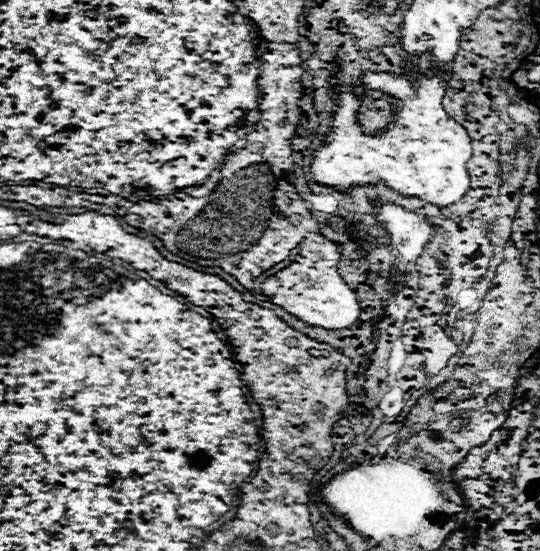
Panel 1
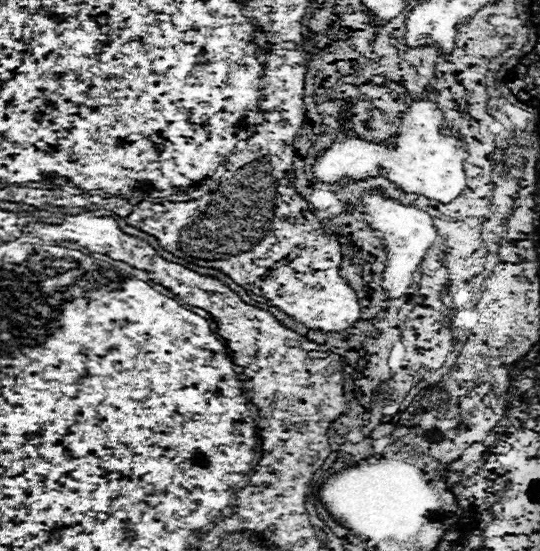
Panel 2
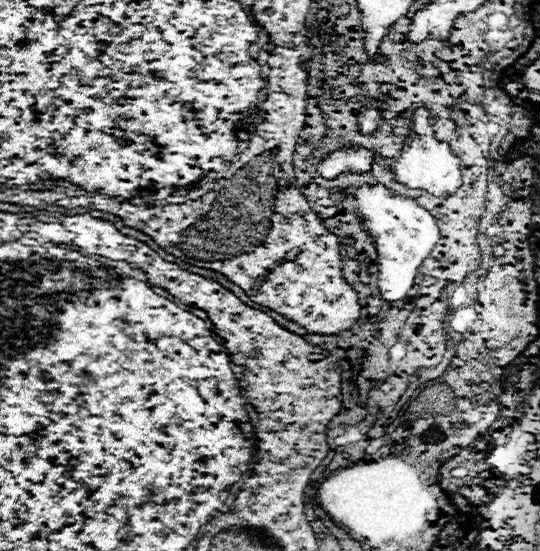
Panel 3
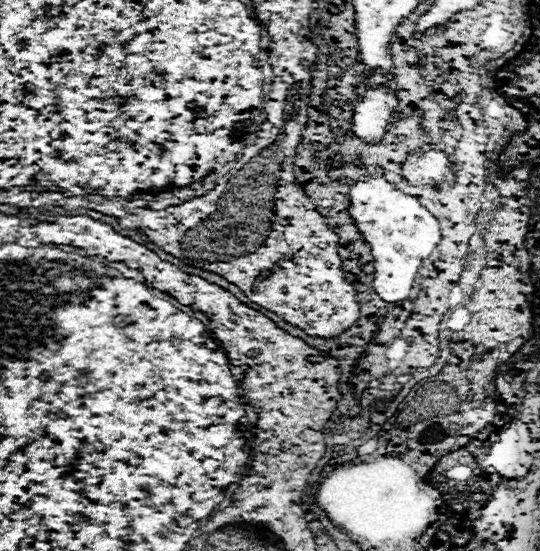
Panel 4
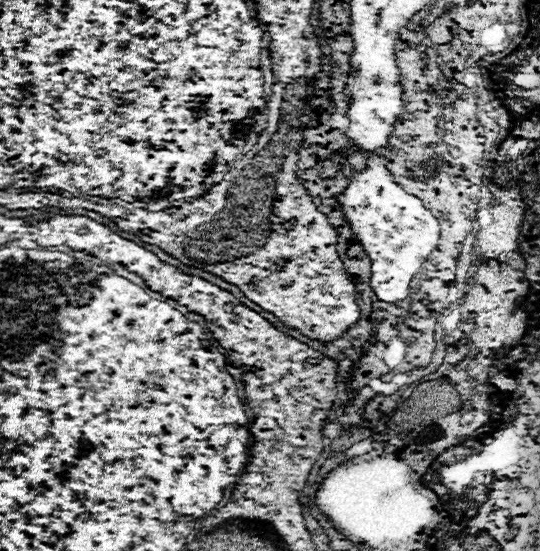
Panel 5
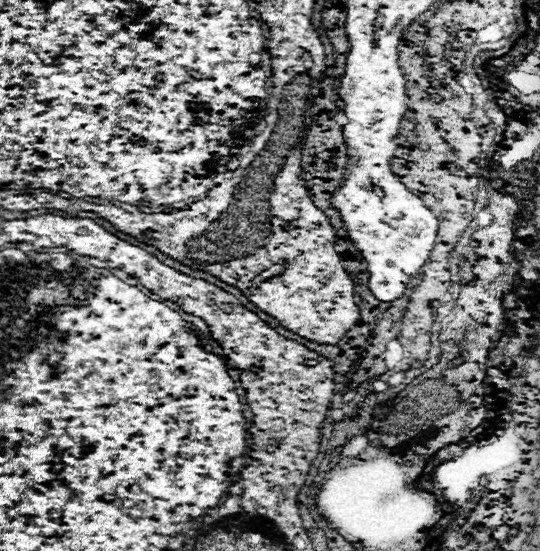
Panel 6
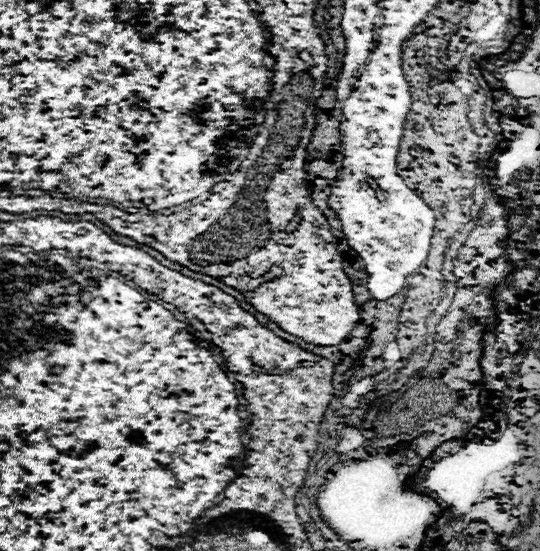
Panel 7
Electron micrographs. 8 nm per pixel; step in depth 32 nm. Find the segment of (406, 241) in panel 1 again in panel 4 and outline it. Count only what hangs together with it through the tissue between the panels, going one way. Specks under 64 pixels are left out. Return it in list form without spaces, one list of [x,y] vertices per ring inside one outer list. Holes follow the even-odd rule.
[[[382,168],[362,180],[356,180],[348,190],[348,202],[348,214],[374,256],[372,286],[376,294],[384,302],[400,302],[408,298],[412,280],[440,240],[438,220],[420,204],[418,198],[394,188],[394,184],[384,178]]]

